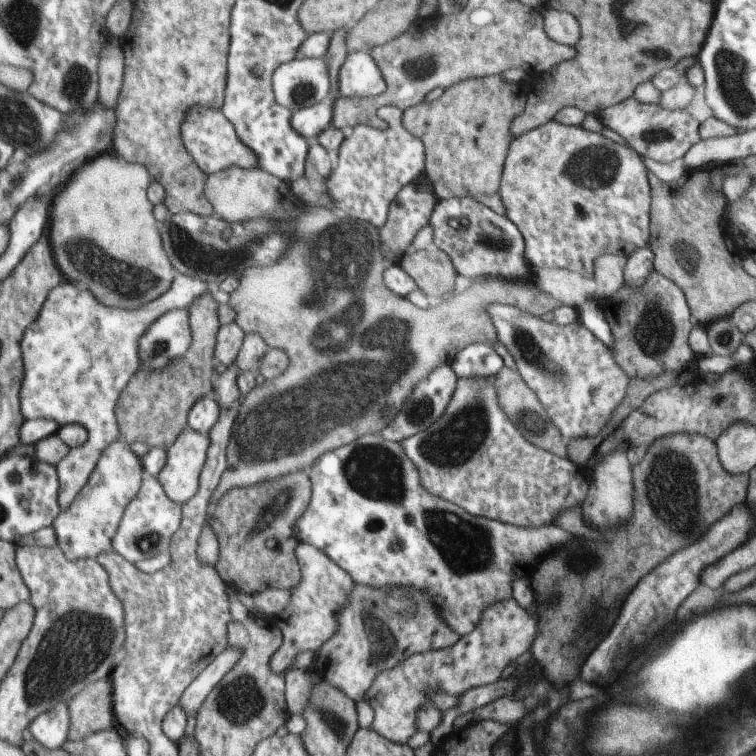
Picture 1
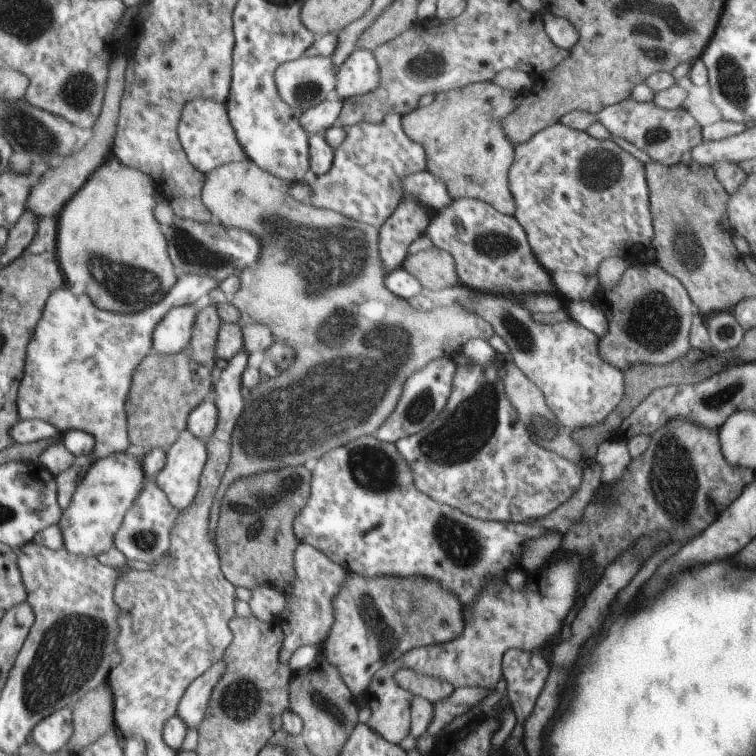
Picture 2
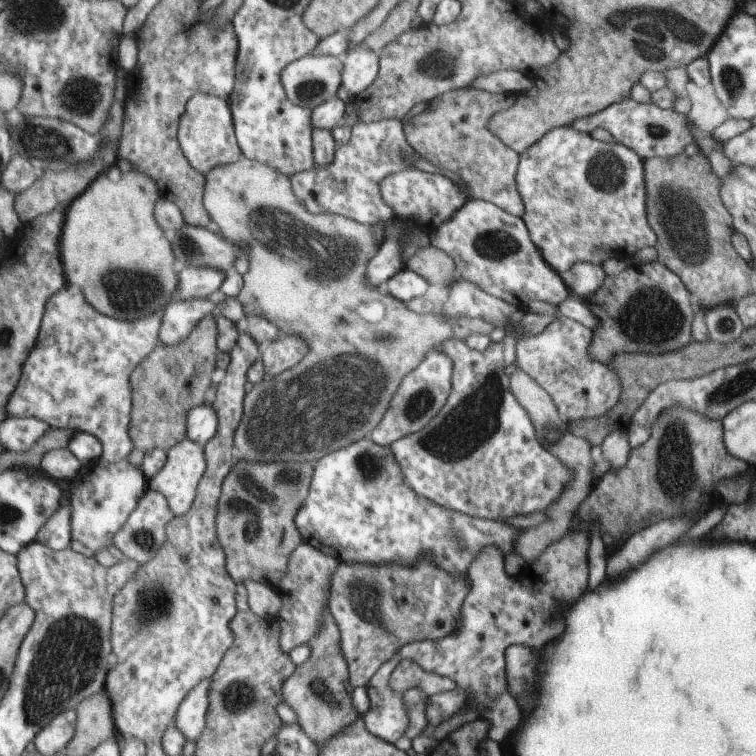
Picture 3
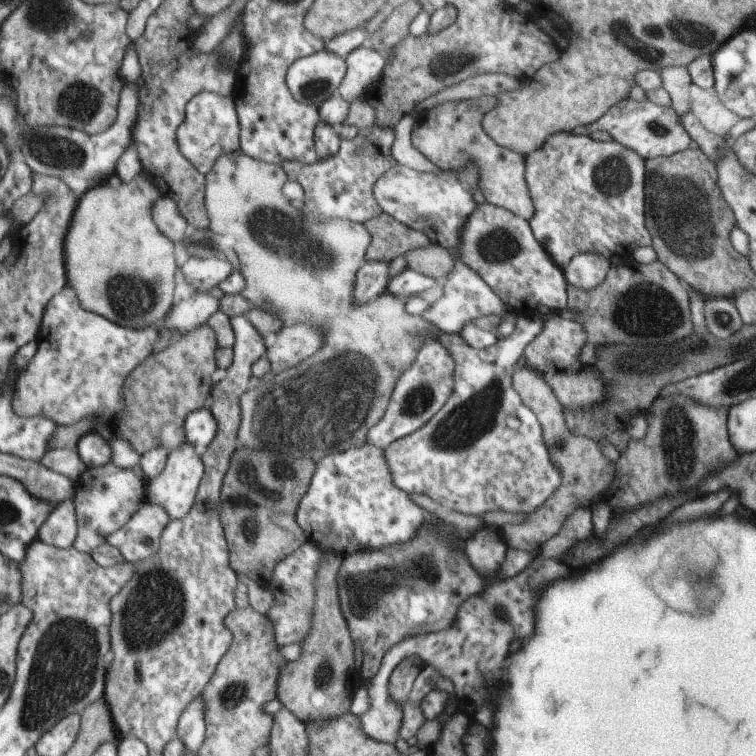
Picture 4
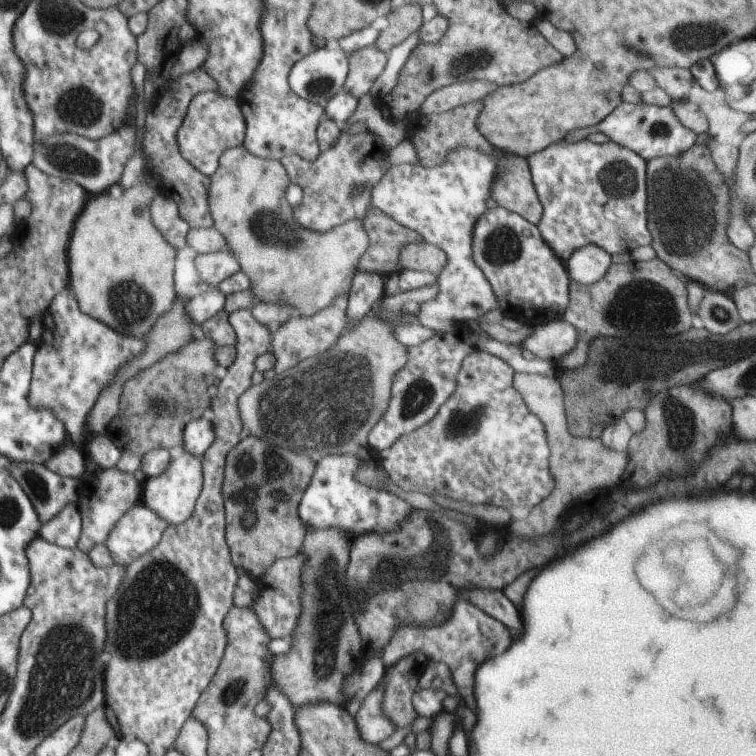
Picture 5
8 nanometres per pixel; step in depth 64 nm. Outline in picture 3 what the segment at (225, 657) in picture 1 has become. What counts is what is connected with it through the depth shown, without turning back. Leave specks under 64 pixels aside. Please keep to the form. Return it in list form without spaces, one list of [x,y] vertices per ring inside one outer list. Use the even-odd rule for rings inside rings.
[[[209,680],[199,684],[189,698],[183,702],[179,716],[177,716],[177,728],[185,734],[187,742],[197,742],[199,736],[203,734],[203,728],[207,726],[205,716],[209,708]]]

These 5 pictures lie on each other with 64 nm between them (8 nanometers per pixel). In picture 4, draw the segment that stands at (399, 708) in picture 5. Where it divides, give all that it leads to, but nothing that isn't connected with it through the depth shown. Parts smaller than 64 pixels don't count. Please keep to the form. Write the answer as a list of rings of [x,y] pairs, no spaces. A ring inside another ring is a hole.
[[[411,656],[407,660],[403,660],[391,674],[389,678],[389,698],[395,706],[399,706],[403,710],[405,700],[409,698],[409,692],[413,688],[415,678],[421,674],[423,670],[423,662],[419,660],[419,656]]]

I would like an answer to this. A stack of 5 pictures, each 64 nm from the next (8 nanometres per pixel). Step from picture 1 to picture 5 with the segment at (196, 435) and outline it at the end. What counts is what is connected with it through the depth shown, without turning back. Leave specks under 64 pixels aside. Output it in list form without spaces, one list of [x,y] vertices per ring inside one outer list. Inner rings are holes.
[[[185,452],[181,458],[175,458],[169,466],[169,470],[155,478],[155,480],[147,480],[143,486],[143,498],[141,502],[149,508],[153,508],[161,518],[165,518],[169,522],[169,526],[183,526],[187,524],[193,516],[195,516],[195,502],[199,498],[199,492],[203,488],[201,484],[201,468],[199,460],[191,454]]]

